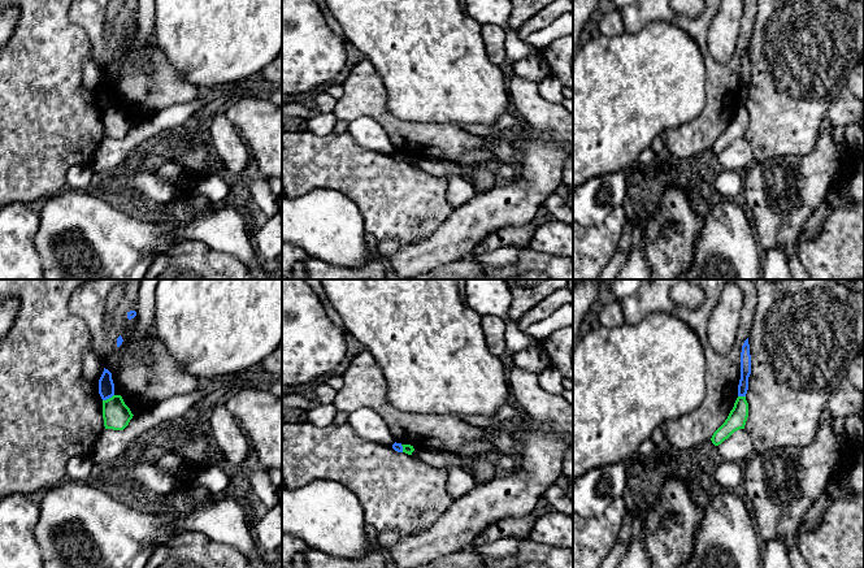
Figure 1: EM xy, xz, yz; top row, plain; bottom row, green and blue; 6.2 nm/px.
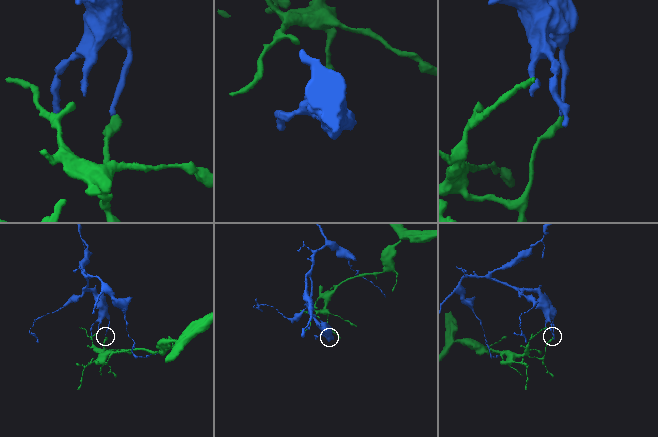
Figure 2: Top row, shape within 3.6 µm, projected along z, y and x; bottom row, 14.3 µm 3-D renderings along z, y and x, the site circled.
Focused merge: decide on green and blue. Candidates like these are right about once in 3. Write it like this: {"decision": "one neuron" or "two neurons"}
{"decision": "two neurons"}

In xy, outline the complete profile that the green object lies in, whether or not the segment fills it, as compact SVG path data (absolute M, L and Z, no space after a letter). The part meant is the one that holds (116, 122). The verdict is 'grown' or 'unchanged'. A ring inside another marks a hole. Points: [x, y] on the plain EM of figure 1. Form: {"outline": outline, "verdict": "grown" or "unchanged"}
{"outline": "M121 104L103 109L103 127L105 138L123 139L133 127L130 117Z", "verdict": "unchanged"}

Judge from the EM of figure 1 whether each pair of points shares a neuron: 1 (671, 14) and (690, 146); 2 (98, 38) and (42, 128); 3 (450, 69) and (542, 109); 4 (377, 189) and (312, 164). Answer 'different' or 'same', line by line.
1: same
2: different
3: different
4: same

